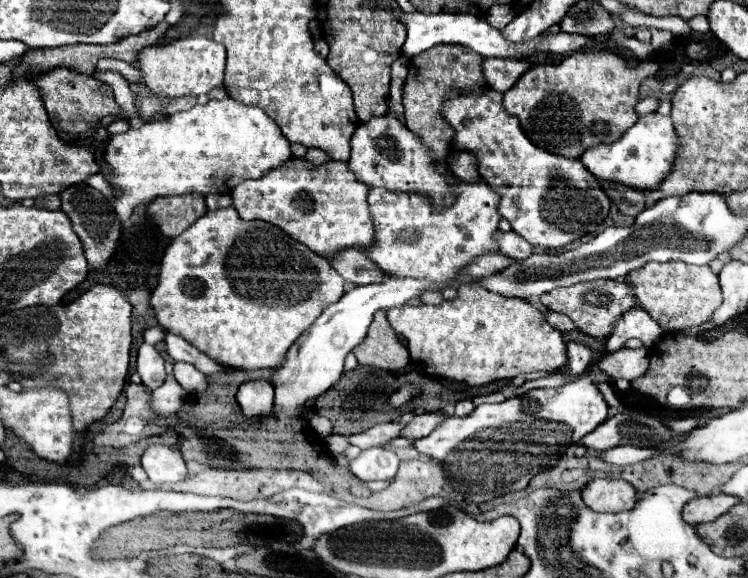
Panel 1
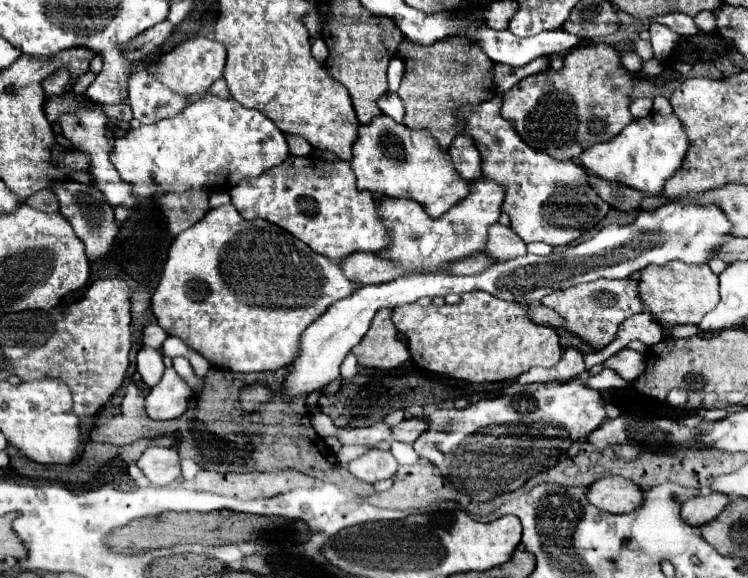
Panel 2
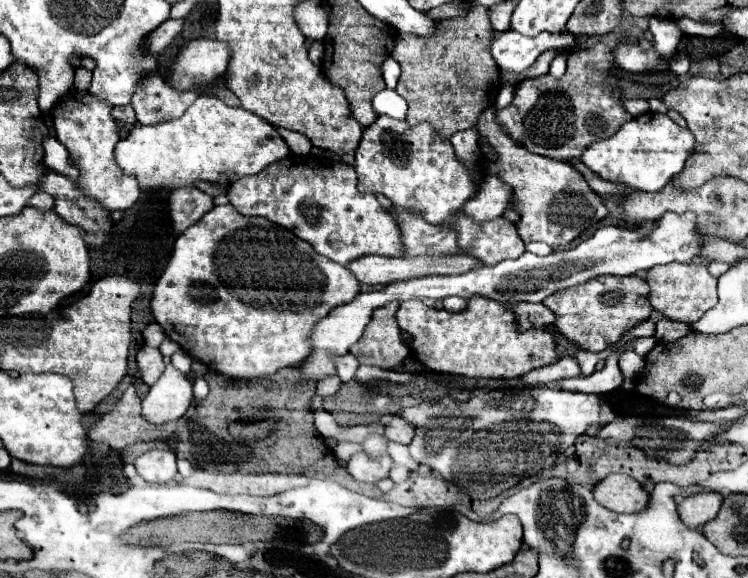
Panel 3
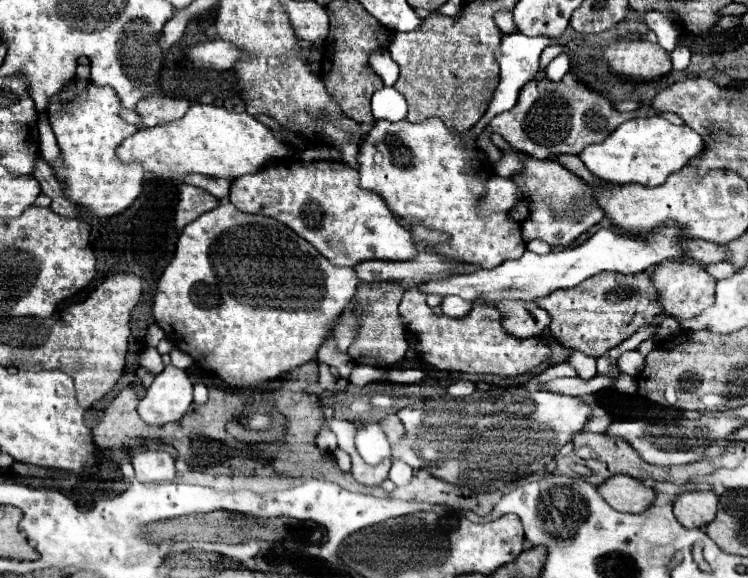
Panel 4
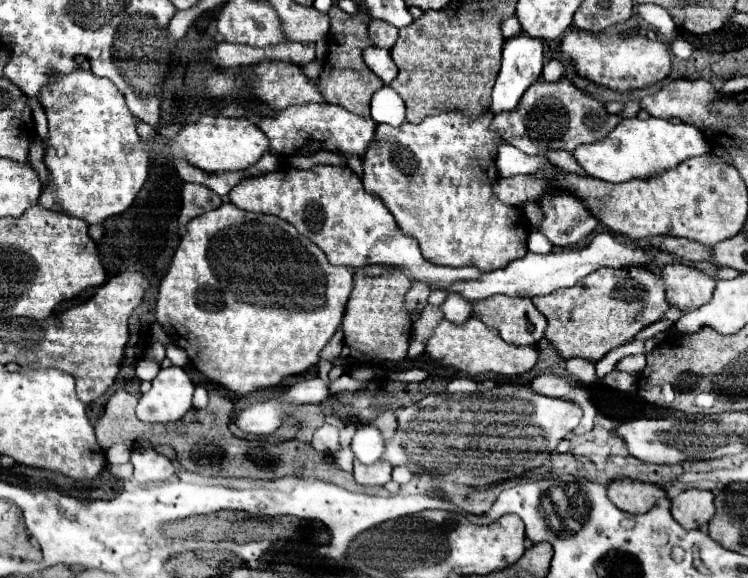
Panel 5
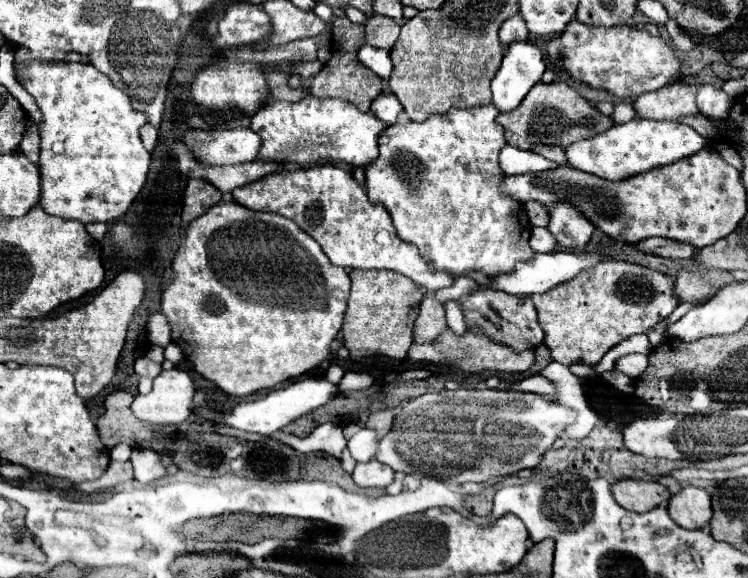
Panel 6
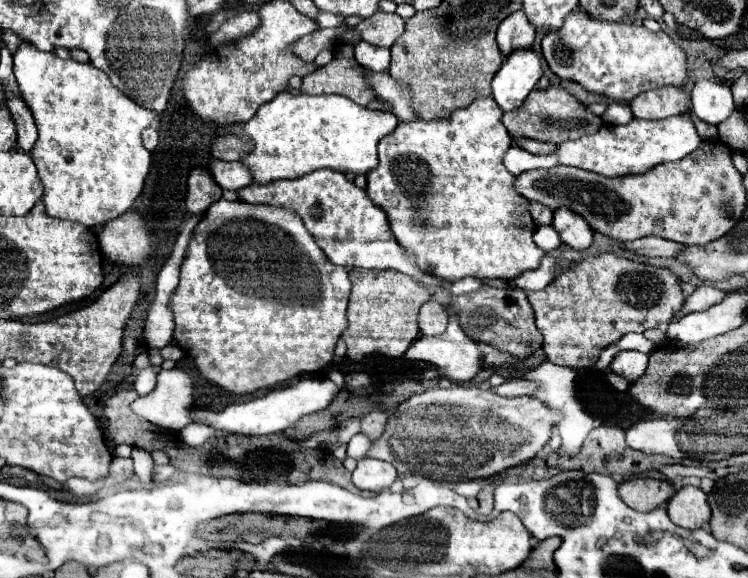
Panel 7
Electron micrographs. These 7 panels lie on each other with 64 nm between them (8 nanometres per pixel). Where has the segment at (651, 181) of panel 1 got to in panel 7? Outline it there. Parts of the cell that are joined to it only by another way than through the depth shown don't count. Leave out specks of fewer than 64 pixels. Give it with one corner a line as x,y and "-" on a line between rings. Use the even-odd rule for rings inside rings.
684,112
684,114
664,118
664,120
632,118
624,126
606,124
596,134
558,144
556,152
552,152
548,156
528,154
526,150
512,146
504,156
504,164
506,164
506,170
512,172
514,176
526,172
526,170
532,170
532,168
552,168
558,164
566,164
566,166
576,166
582,170
590,170
596,174
616,178
616,176
628,176
628,174
642,174
658,164
680,160
680,158
688,156
690,152
694,152
700,146
700,142
702,140
692,122
692,114

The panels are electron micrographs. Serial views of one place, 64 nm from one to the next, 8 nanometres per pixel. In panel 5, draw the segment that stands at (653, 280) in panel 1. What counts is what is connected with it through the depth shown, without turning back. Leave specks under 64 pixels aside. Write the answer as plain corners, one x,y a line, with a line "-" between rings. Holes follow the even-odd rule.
668,264
660,276
666,282
668,302
682,312
700,308
712,300
716,280
696,268
684,264

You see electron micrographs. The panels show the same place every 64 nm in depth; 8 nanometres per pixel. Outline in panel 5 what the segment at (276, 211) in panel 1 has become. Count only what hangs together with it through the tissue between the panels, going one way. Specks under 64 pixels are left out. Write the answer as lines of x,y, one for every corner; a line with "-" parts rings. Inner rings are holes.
282,166
274,172
242,180
228,196
242,210
276,214
278,218
294,224
300,234
308,236
320,246
334,266
364,268
378,264
390,268
408,268
412,280
436,288
450,288
454,282
476,280
476,276
480,276
480,270
474,266
448,268
428,262
420,254
418,242
400,232
394,216
388,212
382,200
370,196
360,178
348,166
314,166
310,170

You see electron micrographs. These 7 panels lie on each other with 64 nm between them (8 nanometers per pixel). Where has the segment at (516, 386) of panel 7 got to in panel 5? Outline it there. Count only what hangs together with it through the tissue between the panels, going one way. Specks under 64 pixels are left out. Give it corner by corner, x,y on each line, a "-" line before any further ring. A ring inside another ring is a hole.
542,374
542,376
536,376
532,382
530,382
530,388
536,390
538,394
546,394
546,396
556,396
556,398
566,398
570,388
574,388
568,380
562,380
558,376
552,376
552,374

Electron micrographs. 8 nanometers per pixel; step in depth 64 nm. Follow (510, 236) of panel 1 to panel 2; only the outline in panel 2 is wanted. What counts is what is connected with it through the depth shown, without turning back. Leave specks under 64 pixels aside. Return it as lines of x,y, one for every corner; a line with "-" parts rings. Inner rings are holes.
496,222
488,228
488,238
482,254
490,256
496,262
512,260
516,256
526,254
526,244
510,226
502,226
500,222

